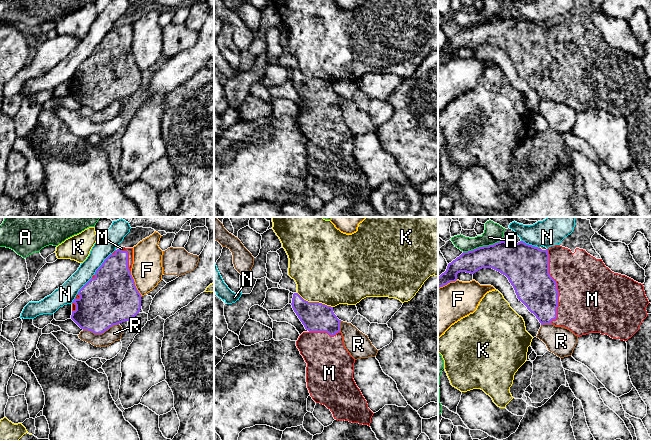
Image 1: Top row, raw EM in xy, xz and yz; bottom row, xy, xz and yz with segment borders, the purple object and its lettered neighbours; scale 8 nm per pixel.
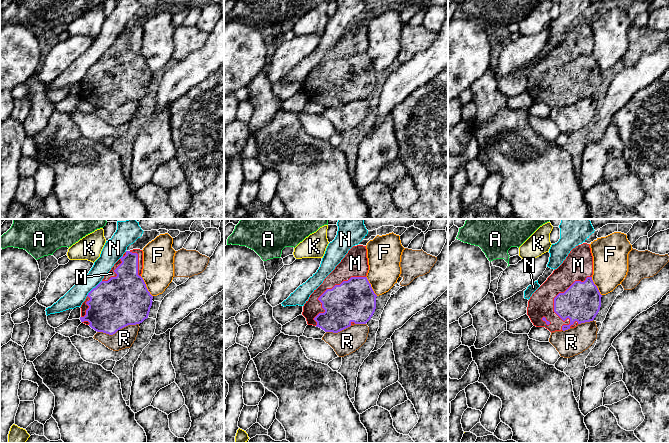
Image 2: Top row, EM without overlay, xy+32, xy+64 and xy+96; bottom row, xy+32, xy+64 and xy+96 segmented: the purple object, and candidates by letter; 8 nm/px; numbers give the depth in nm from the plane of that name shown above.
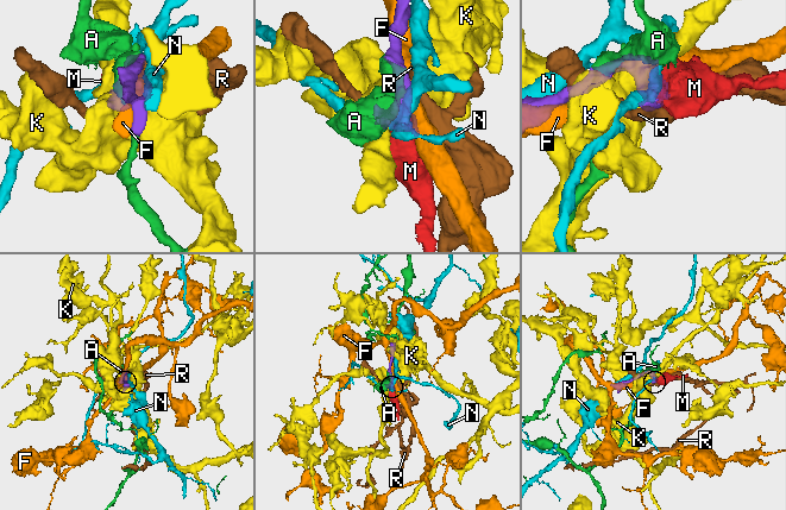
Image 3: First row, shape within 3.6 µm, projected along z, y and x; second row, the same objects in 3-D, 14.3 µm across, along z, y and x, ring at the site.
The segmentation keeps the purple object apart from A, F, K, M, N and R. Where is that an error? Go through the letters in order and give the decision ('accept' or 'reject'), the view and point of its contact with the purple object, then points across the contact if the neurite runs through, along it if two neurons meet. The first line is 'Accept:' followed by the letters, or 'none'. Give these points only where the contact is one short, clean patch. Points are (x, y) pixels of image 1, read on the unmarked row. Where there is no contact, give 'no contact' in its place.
Accept: M
A: reject; meets purple in yz at (483, 22)
F: reject; meets purple in xy at (134, 60)
K: reject; meets purple in xz at (315, 78)
M: accept; meets purple in yz at (556, 63)
N: reject; meets purple in xy at (102, 40)
R: reject; meets purple in xy at (100, 109)

